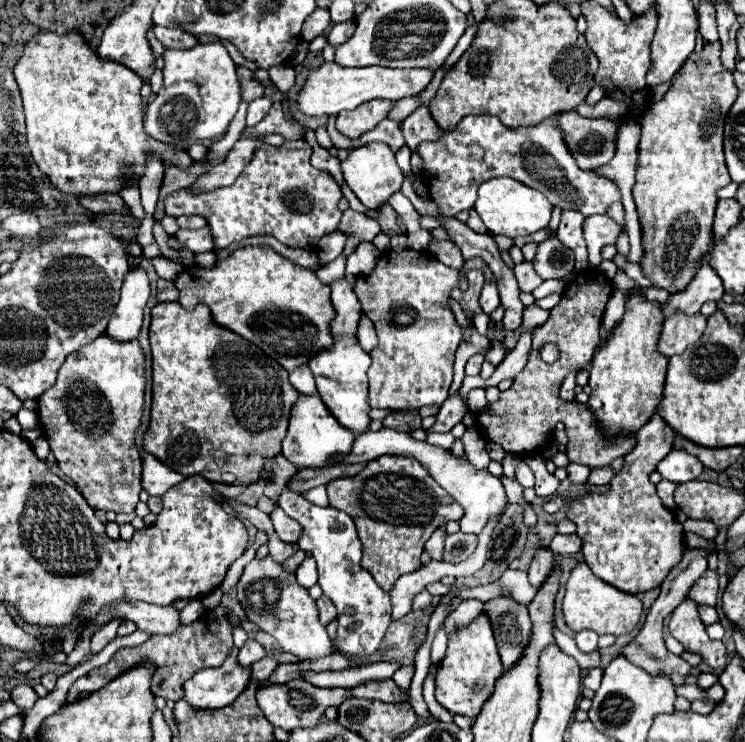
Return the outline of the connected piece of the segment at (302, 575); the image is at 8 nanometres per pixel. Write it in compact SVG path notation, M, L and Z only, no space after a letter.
M306 557L304 563L298 567L296 571L298 583L306 589L310 589L316 581L318 581L318 571L316 571L316 561L312 561L312 557Z

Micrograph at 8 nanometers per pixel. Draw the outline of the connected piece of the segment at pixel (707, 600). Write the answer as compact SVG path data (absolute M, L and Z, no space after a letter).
M706 569L704 575L694 581L692 589L688 591L688 595L684 599L714 607L716 605L716 595L718 595L718 575L716 575L716 571Z

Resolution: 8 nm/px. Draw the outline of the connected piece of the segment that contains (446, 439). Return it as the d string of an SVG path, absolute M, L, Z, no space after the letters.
M430 433L430 435L428 435L428 441L432 441L434 445L450 451L452 445L454 445L454 441L456 441L456 437L454 437L452 433L444 433L444 435L442 435L442 433L438 433L438 435L436 435L436 433Z

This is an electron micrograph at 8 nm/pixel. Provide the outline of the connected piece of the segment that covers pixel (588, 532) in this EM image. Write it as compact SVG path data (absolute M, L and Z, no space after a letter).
M656 413L642 425L636 437L638 445L624 457L624 465L608 483L608 491L572 497L570 507L566 507L566 517L578 527L576 535L582 539L582 553L588 567L594 575L630 595L660 587L686 551L682 523L668 507L664 507L656 495L656 485L648 481L648 475L656 469L658 461L672 451L672 429Z

